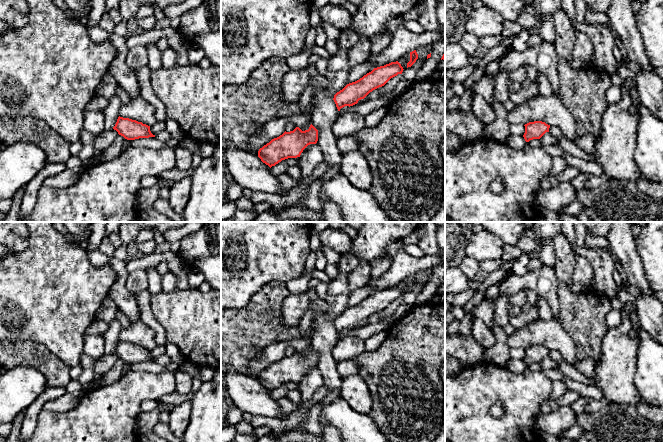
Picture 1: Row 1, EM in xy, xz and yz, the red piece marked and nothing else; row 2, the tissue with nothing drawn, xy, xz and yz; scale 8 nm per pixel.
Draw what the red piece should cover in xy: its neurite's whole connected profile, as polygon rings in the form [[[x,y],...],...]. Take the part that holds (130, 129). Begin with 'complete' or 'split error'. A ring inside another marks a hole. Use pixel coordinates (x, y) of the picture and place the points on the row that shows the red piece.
complete; [[[118,117],[114,130],[127,140],[155,137],[150,131],[150,126],[129,118]]]

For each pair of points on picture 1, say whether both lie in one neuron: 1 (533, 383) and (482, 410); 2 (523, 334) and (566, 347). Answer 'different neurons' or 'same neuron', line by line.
1: same neuron
2: same neuron

